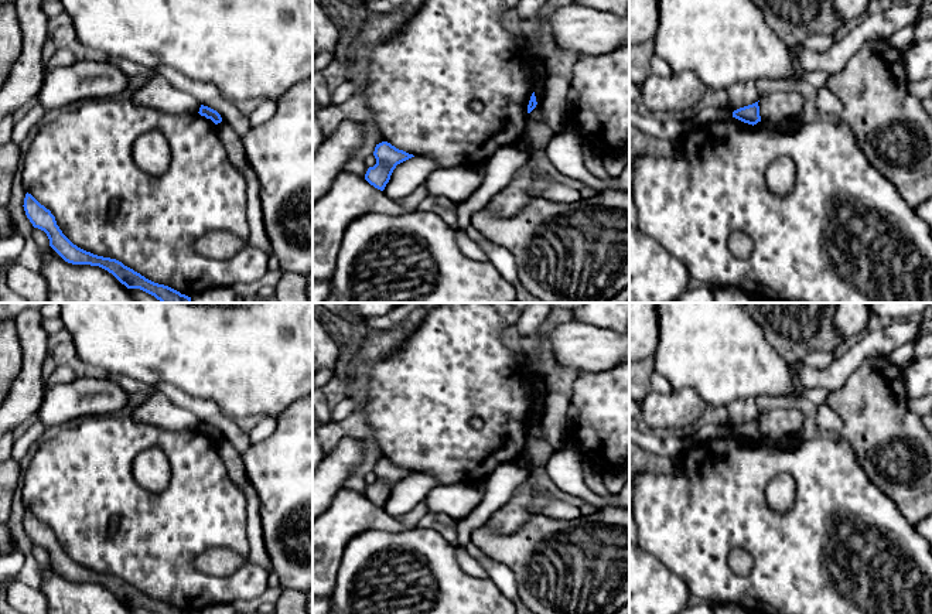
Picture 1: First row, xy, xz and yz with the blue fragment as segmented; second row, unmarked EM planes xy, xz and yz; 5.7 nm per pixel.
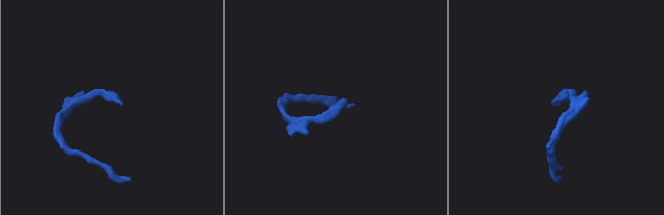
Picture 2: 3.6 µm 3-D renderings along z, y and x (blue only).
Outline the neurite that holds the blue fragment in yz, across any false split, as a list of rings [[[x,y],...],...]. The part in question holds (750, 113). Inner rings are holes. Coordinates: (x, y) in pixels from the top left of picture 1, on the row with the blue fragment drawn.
[[[758,102],[734,110],[733,117],[752,126],[757,124],[761,122]]]

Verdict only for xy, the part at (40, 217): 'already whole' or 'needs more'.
already whole

